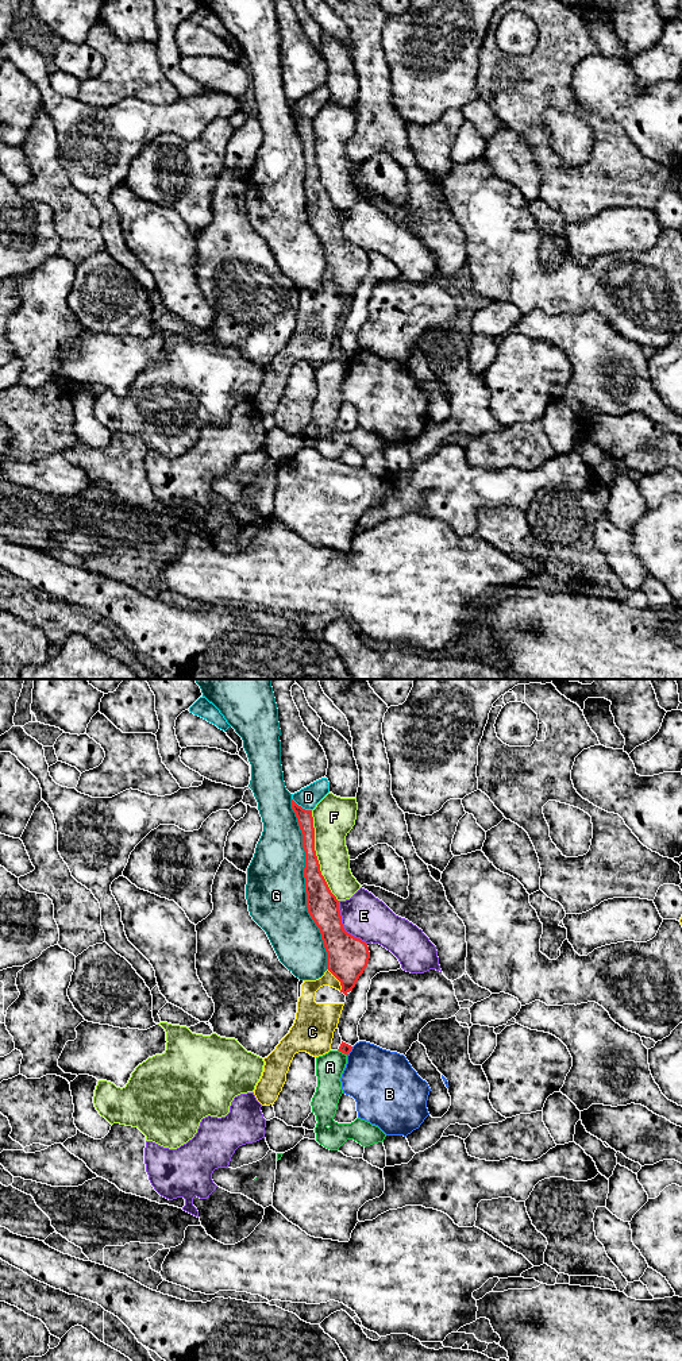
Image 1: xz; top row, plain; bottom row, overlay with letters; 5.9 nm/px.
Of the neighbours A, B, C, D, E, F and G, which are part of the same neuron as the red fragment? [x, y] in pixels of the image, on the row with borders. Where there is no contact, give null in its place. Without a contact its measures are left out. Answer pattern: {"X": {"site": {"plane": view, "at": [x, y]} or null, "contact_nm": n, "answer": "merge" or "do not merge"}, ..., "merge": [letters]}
{"A": {"site": {"plane": "xz", "at": [343, 1052]}, "contact_nm": 70, "answer": "do not merge"}, "B": {"site": {"plane": "xz", "at": [350, 1051]}, "contact_nm": 70, "answer": "do not merge"}, "C": {"site": {"plane": "xz", "at": [336, 978]}, "contact_nm": 160, "answer": "do not merge"}, "D": {"site": {"plane": "xz", "at": [300, 806]}, "contact_nm": 140, "answer": "do not merge"}, "E": {"site": {"plane": "xz", "at": [342, 926]}, "contact_nm": 320, "answer": "do not merge"}, "F": {"site": {"plane": "xz", "at": [316, 856]}, "contact_nm": 550, "answer": "do not merge"}, "G": {"site": {"plane": "xz", "at": [305, 885]}, "contact_nm": 1050, "answer": "do not merge"}, "merge": []}

